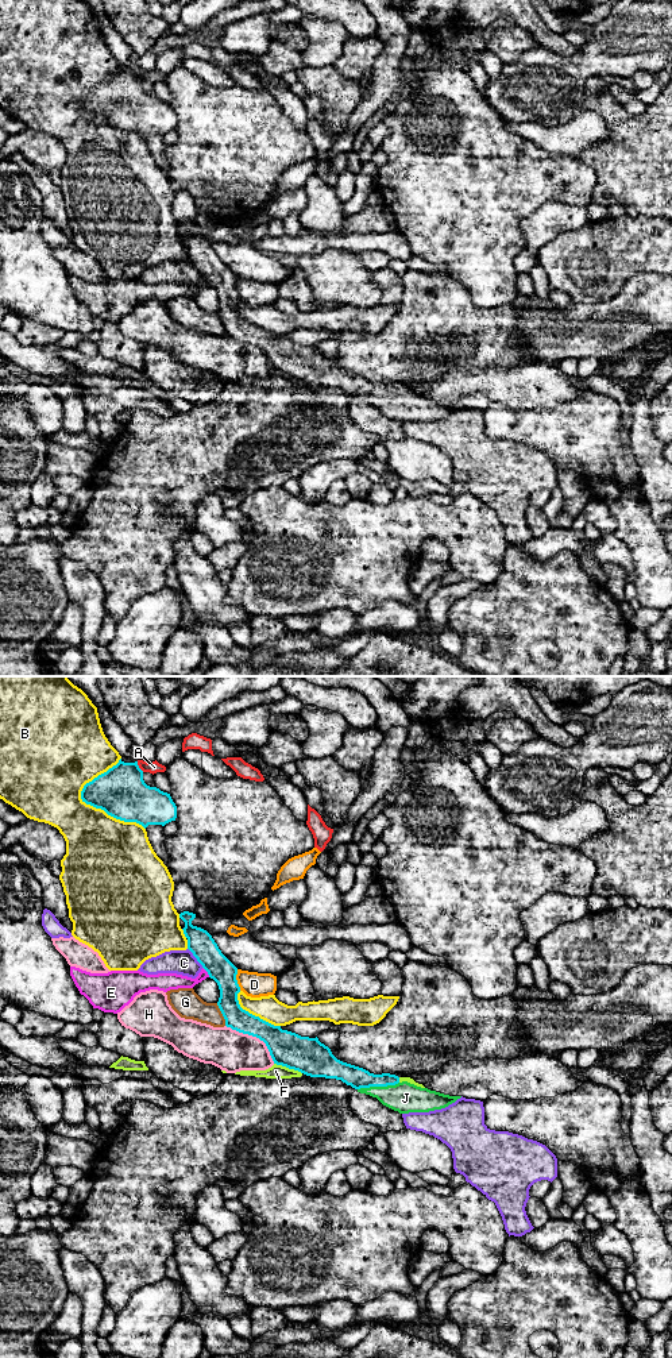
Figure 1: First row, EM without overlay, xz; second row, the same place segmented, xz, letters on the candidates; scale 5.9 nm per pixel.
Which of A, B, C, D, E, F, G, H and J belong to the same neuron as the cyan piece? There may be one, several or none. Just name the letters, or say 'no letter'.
J

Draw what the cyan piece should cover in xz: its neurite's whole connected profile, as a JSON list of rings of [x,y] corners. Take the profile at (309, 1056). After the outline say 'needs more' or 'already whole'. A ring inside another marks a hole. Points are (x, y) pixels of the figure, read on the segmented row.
[[[184,911],[179,918],[185,922],[182,930],[188,938],[188,949],[219,985],[217,1006],[225,1019],[225,1026],[263,1041],[274,1064],[310,1077],[341,1080],[399,1114],[441,1110],[461,1097],[421,1088],[408,1081],[401,1083],[395,1075],[374,1075],[343,1062],[317,1037],[301,1037],[282,1030],[281,1026],[274,1026],[243,1010],[237,1000],[240,992],[236,980],[237,968],[221,953],[206,930],[192,925],[196,914]]] | needs more

